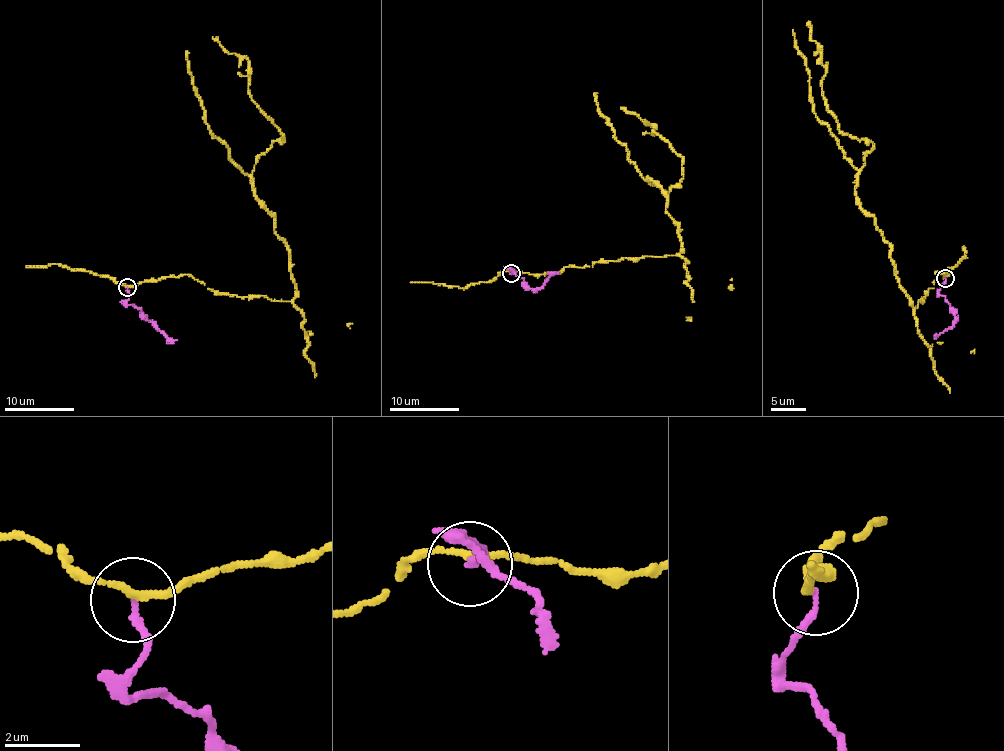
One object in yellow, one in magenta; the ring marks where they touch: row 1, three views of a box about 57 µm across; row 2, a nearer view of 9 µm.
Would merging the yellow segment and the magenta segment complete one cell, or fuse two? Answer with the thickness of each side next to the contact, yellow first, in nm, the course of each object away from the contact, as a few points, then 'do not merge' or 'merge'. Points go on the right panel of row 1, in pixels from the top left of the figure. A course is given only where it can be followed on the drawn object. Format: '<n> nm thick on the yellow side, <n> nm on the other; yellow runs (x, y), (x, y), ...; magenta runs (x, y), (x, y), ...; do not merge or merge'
190 nm thick on the yellow side, 180 nm on the other; yellow runs (944, 278), (937, 271), (915, 309), (854, 193), (873, 144), (841, 131), (808, 21); magenta runs (945, 278), (938, 293), (954, 315), (954, 323), (934, 336); do not merge

